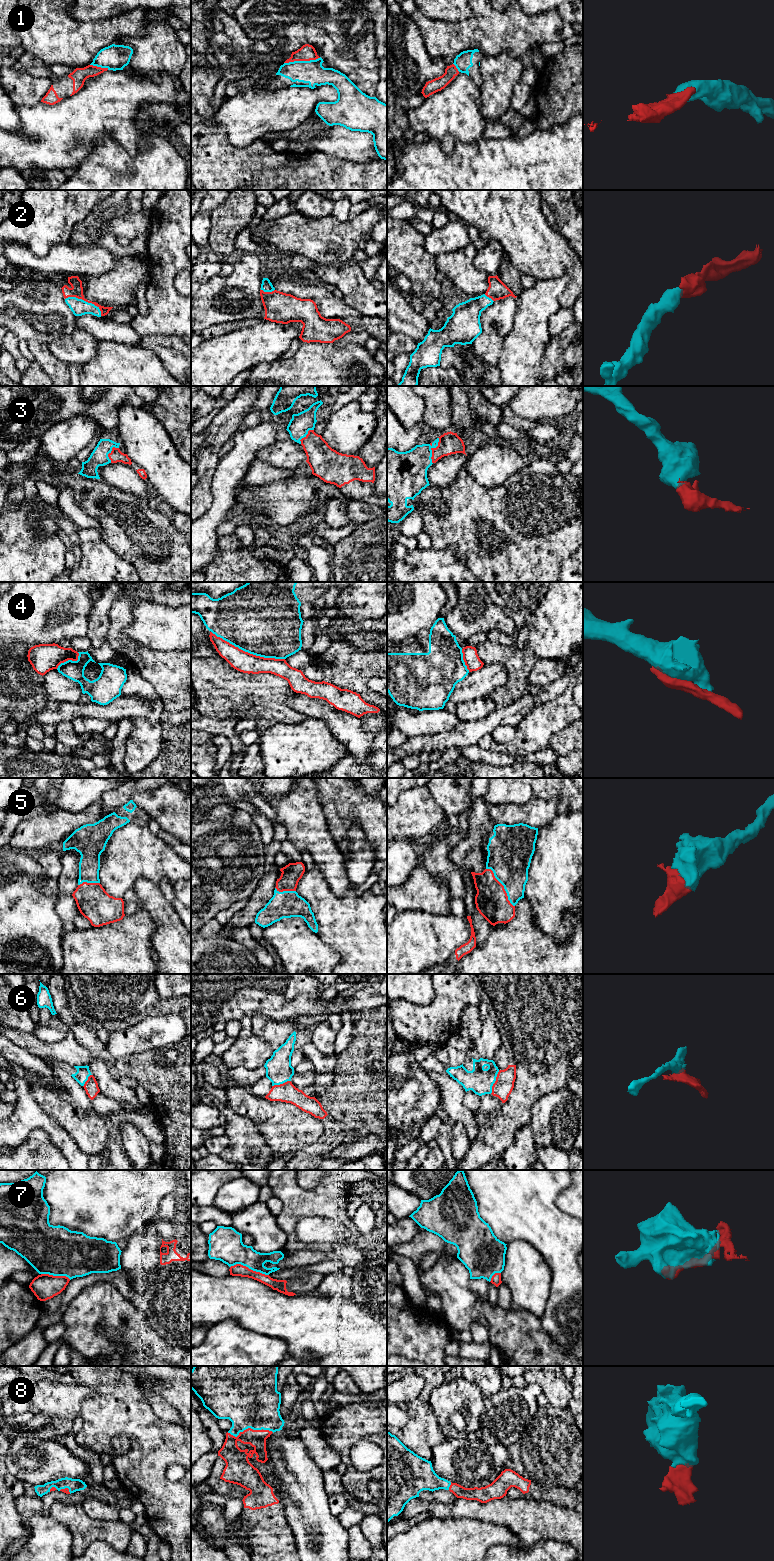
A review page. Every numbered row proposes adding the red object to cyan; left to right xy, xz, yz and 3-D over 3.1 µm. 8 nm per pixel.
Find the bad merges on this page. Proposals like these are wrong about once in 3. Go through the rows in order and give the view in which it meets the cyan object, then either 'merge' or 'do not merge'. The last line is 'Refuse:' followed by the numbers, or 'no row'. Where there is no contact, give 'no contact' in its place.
1: meets cyan in xz; merge
2: meets cyan in xy; merge
3: meets cyan in yz; merge
4: meets cyan in xz; do not merge
5: meets cyan in yz; merge
6: meets cyan in yz; merge
7: meets cyan in xz; do not merge
8: meets cyan in xz; merge
Refuse: 4, 7

